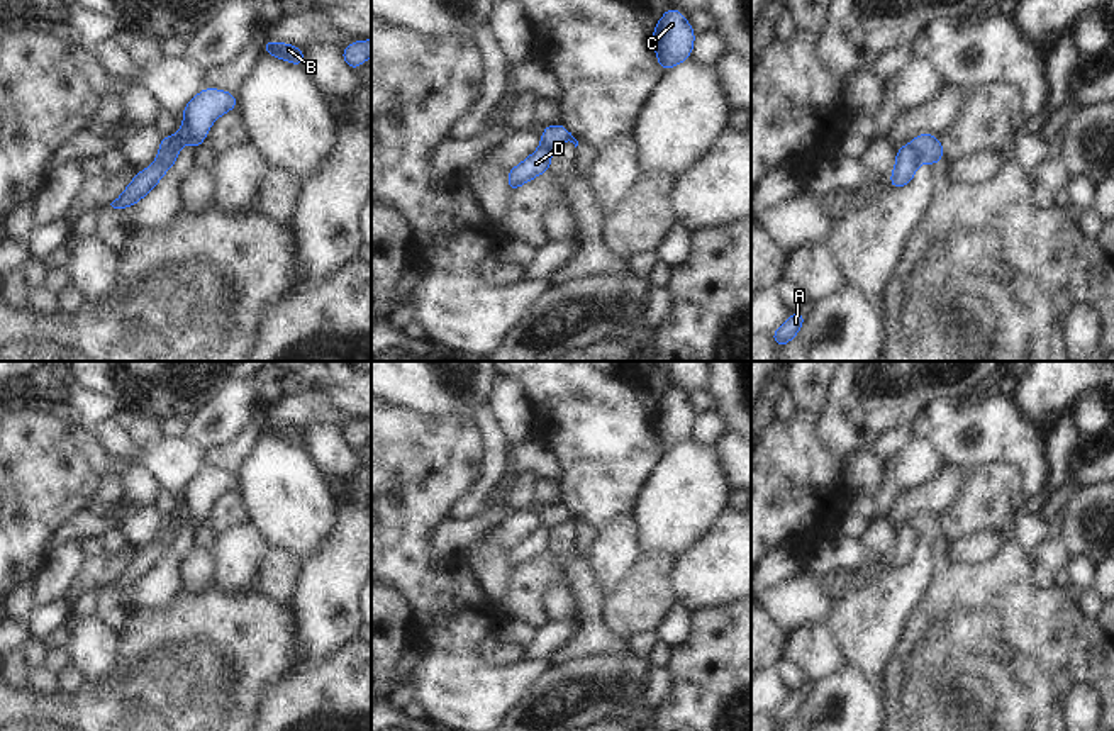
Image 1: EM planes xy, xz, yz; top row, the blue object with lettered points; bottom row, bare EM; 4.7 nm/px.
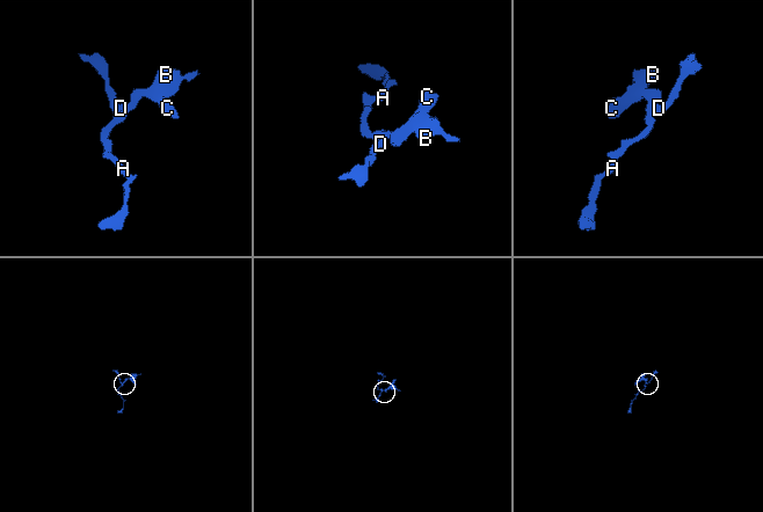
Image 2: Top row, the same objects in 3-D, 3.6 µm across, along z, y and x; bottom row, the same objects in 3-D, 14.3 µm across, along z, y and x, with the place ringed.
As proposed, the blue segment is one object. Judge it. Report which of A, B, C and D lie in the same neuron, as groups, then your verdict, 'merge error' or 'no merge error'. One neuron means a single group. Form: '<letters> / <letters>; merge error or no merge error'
A B C / D; merge error

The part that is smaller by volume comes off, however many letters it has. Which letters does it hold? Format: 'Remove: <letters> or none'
Remove: D

